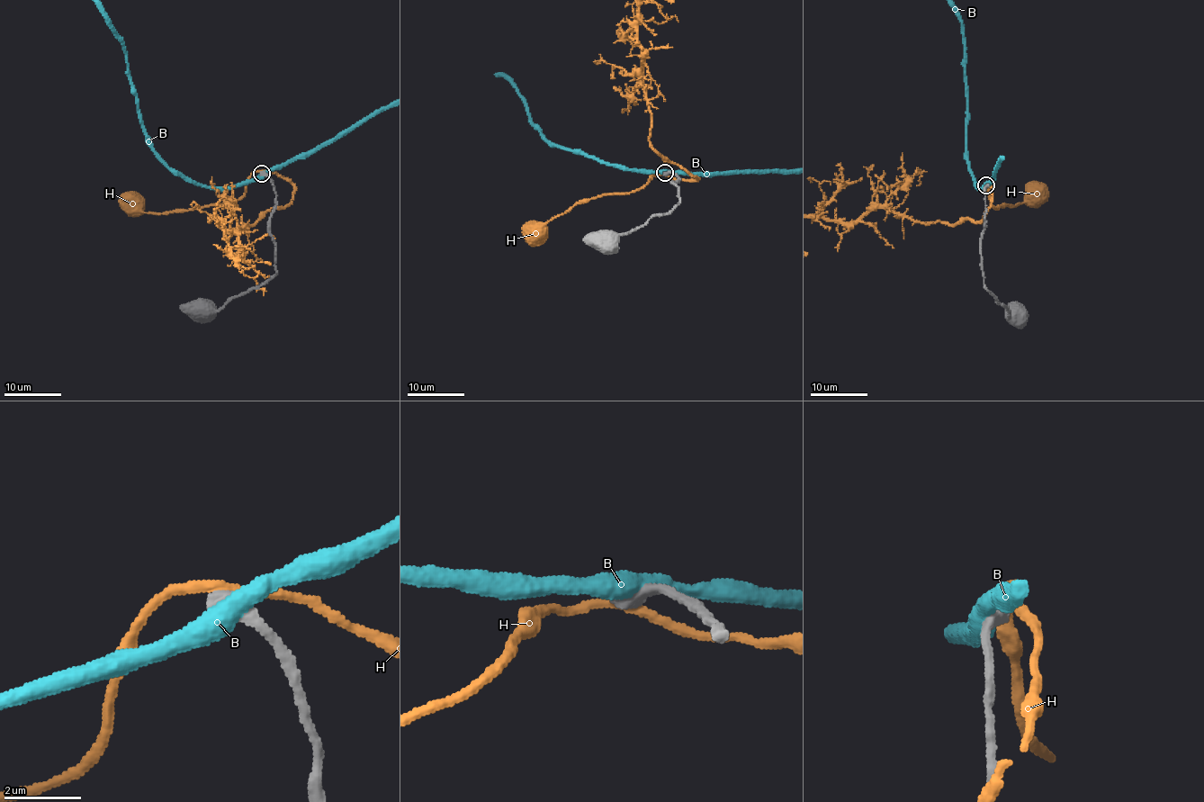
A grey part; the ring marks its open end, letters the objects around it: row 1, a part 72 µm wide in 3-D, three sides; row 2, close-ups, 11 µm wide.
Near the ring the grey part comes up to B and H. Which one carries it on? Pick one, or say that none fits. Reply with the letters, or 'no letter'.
no letter

